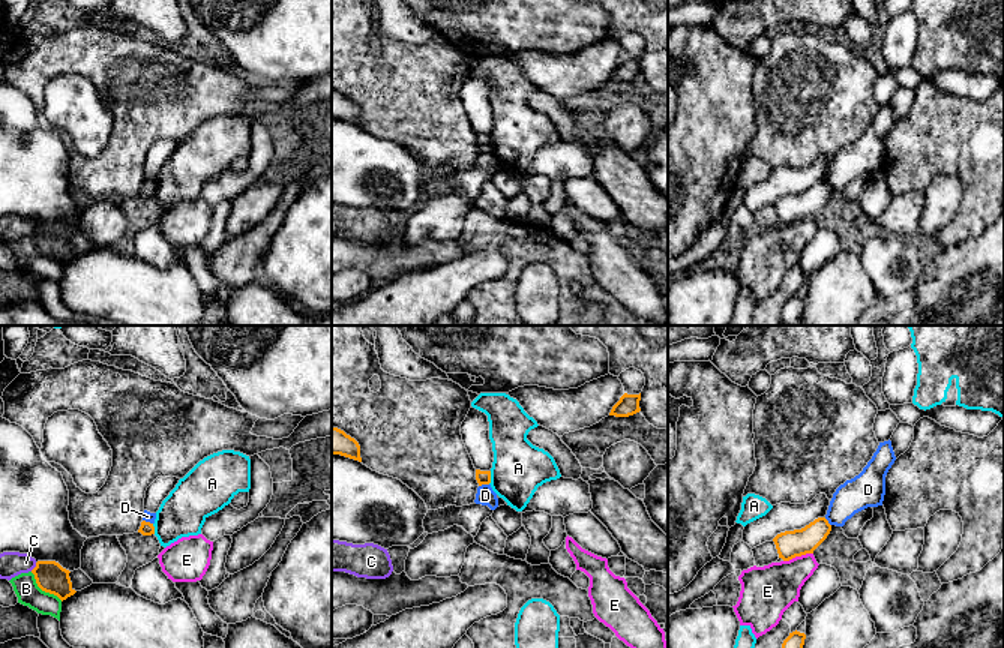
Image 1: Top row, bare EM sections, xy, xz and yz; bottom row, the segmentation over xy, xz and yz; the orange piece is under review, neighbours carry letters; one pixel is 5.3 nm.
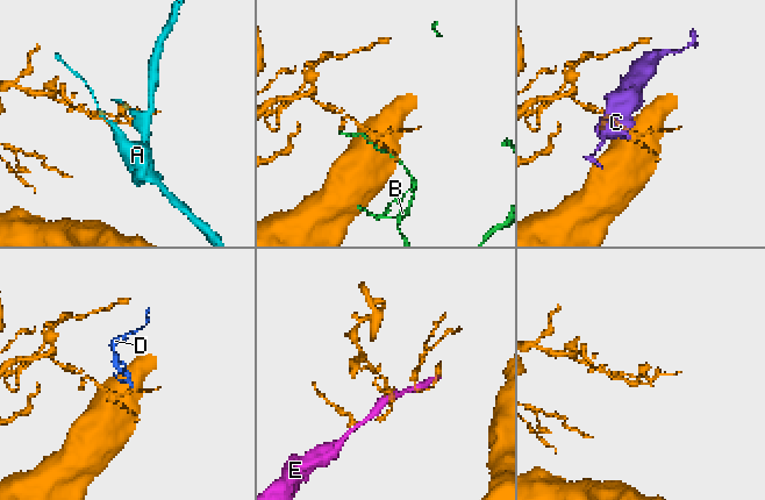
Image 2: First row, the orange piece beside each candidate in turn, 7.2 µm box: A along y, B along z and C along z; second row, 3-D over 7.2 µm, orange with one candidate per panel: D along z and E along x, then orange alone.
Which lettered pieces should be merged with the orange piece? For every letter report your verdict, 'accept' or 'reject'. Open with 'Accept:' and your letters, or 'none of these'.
Accept: none of these
A: reject
B: reject
C: reject
D: reject
E: reject

